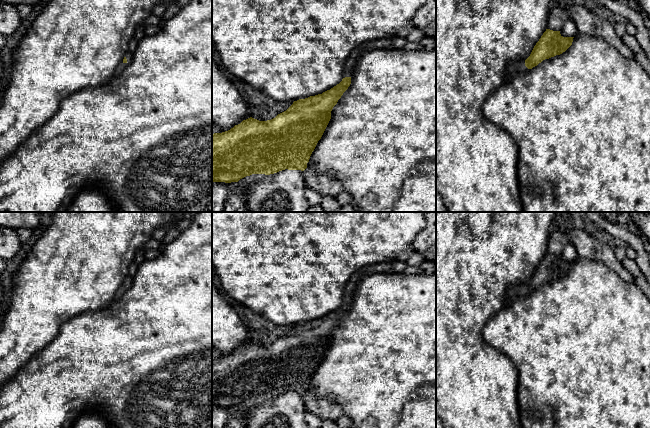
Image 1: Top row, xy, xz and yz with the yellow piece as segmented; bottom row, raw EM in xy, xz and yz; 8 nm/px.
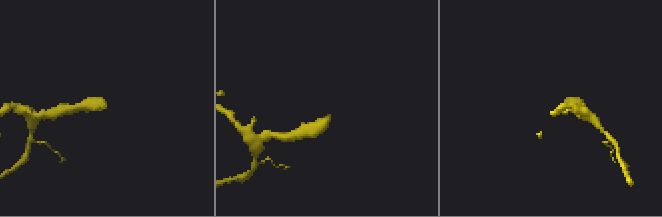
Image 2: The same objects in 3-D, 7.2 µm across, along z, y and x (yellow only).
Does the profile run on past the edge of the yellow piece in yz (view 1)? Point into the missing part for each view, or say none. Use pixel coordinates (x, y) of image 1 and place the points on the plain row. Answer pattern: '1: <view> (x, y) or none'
1: yz (512, 292)

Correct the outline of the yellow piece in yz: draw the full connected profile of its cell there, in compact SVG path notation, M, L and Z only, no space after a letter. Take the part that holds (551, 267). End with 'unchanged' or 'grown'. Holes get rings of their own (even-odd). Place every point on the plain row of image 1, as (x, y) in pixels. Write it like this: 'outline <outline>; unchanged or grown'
outline M546 253L526 284L510 286L507 289L507 299L513 300L518 296L526 296L543 284L562 278L572 269L573 262L563 261L560 255Z; grown

